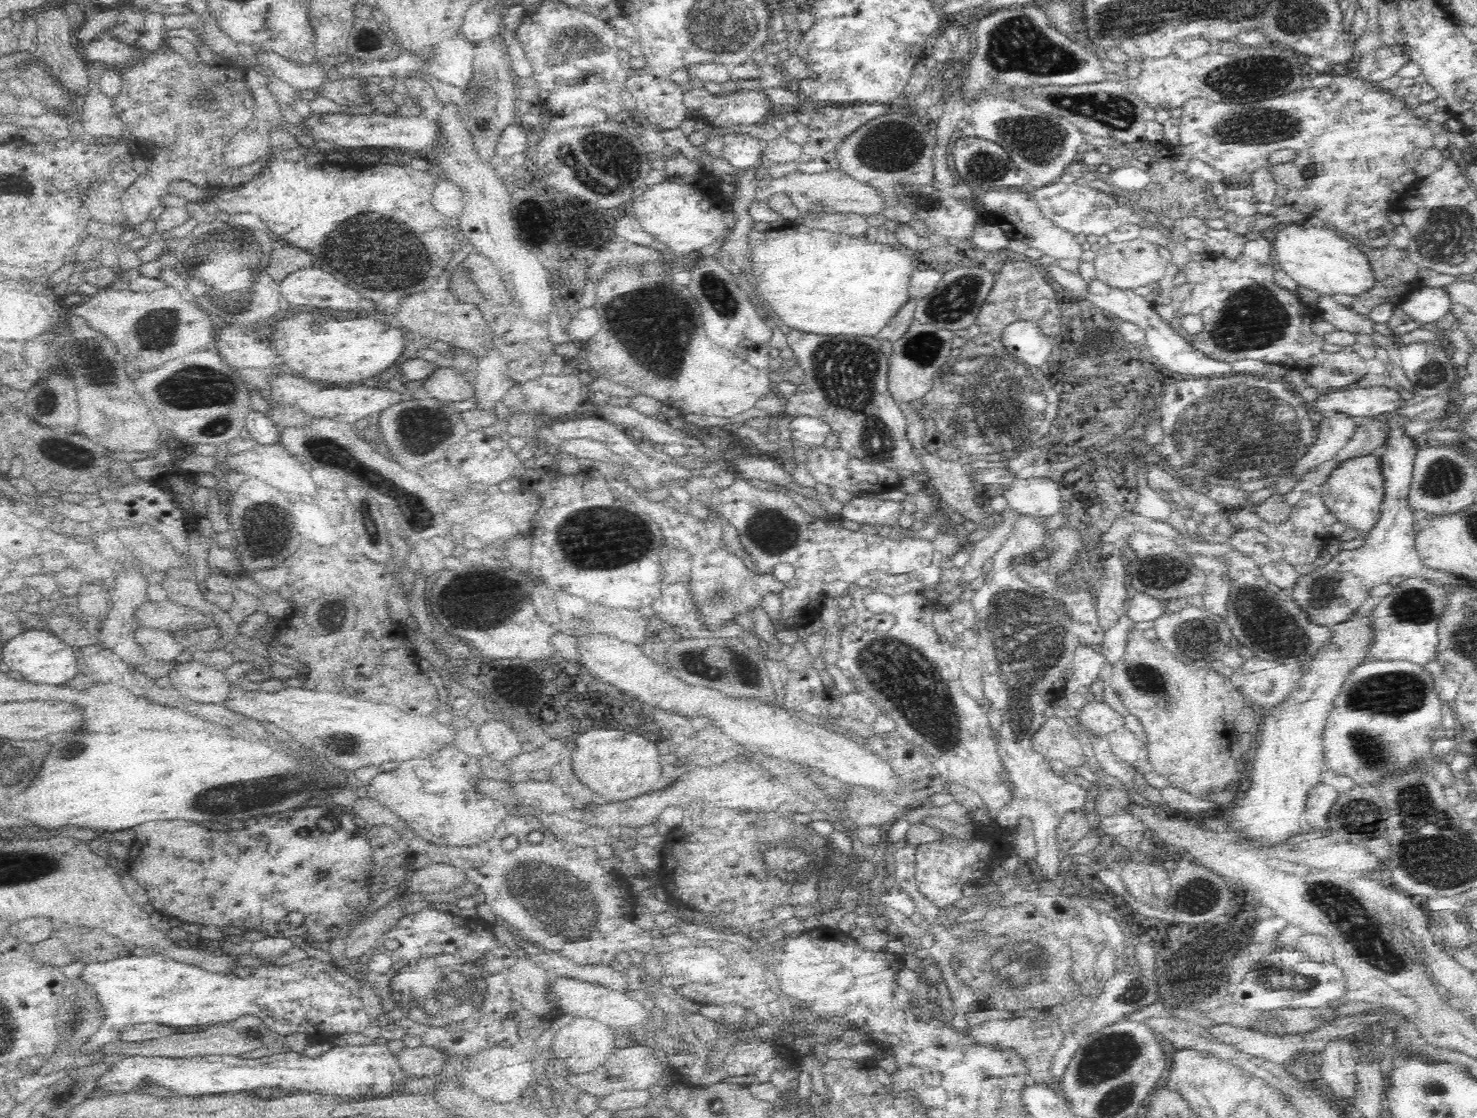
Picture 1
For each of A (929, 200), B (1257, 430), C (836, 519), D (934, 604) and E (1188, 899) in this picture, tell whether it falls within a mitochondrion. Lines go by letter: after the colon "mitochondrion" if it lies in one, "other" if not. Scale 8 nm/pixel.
A: mitochondrion
B: mitochondrion
C: other
D: other
E: mitochondrion

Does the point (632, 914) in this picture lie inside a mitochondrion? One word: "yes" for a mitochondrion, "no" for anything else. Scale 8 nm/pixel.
no

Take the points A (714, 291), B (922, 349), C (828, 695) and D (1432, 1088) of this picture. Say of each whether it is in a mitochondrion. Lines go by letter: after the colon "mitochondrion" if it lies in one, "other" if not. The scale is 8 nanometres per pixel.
A: mitochondrion
B: mitochondrion
C: other
D: mitochondrion

